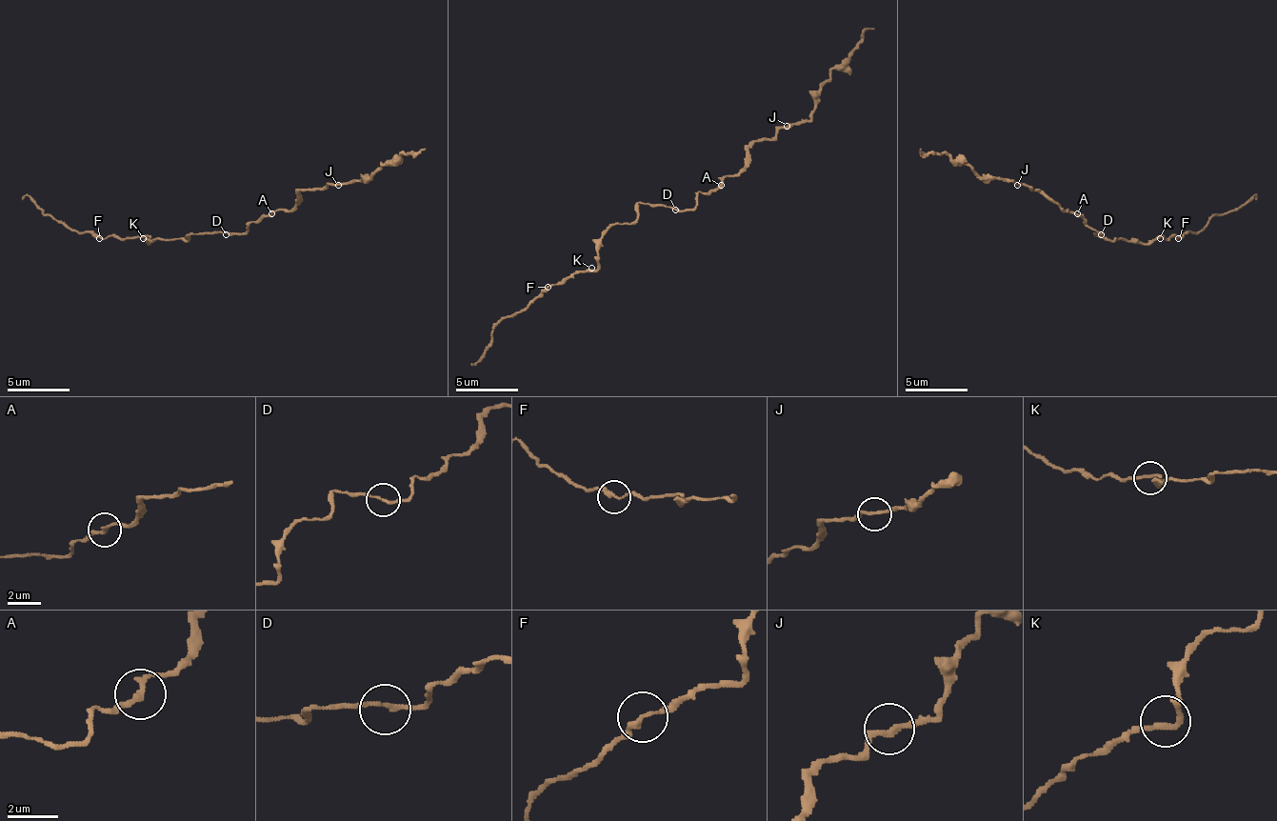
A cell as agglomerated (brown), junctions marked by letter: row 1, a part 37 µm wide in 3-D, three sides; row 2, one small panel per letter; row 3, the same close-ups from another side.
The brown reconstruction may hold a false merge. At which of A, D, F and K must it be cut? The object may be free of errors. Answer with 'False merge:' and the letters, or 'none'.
False merge: none

